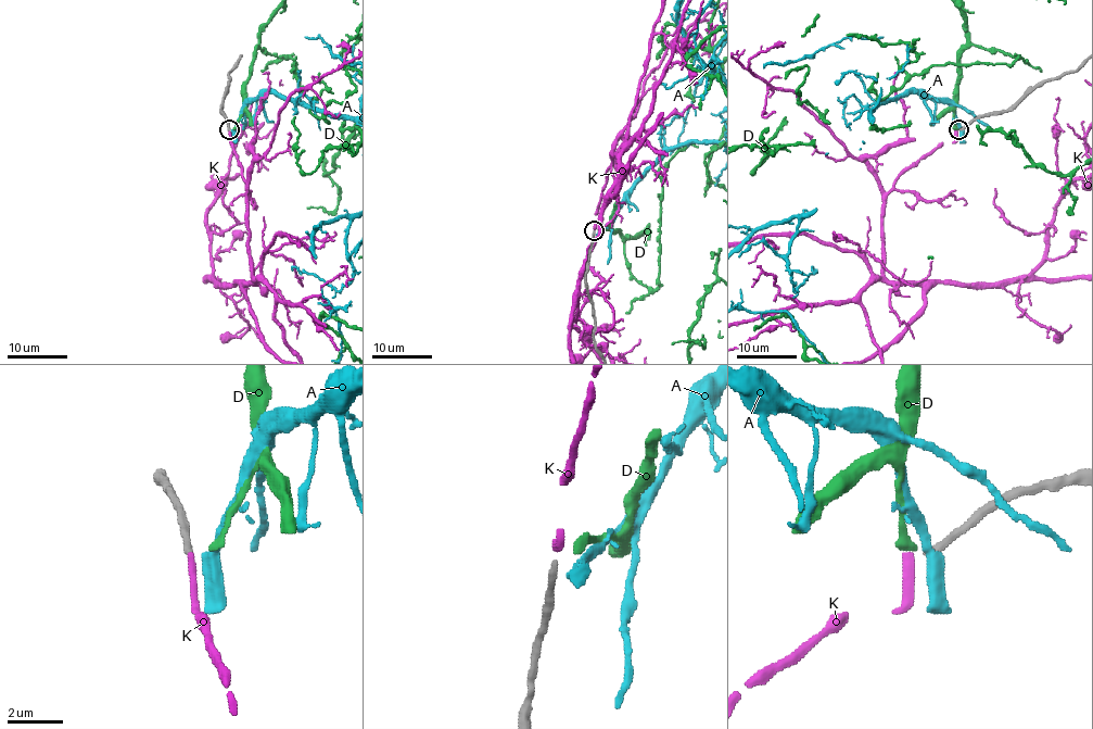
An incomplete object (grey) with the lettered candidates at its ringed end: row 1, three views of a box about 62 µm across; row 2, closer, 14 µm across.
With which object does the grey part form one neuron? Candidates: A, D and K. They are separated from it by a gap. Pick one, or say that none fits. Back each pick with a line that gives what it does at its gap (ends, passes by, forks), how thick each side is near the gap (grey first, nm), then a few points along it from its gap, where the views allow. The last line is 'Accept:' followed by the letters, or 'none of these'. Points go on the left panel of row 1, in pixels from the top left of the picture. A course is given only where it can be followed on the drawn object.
K: it ends; calibres 240 and 320 nm
Accept: K

